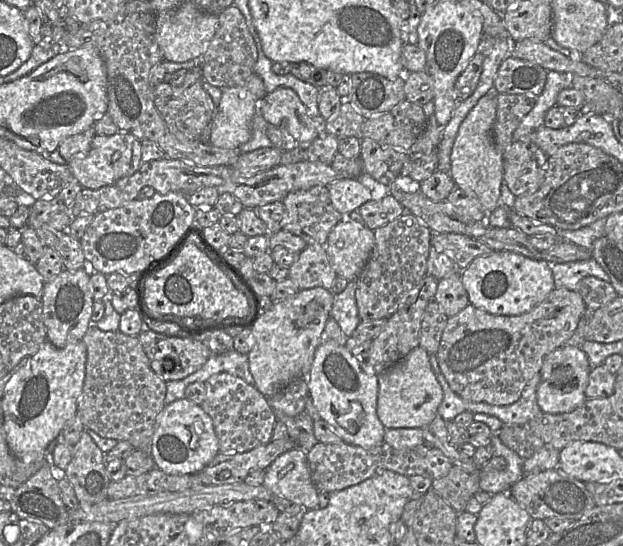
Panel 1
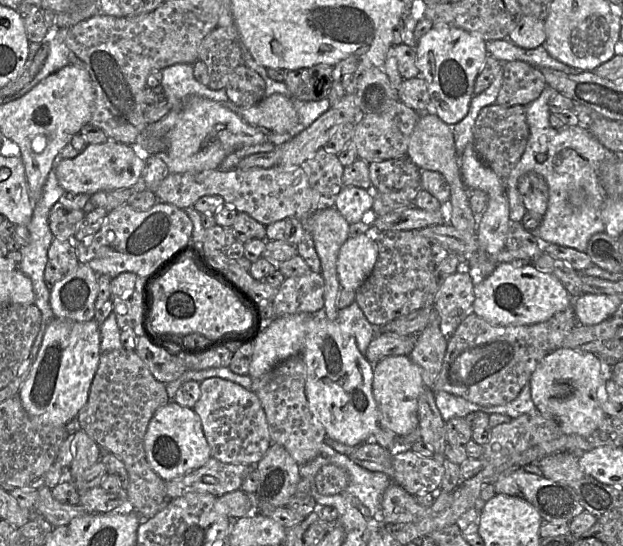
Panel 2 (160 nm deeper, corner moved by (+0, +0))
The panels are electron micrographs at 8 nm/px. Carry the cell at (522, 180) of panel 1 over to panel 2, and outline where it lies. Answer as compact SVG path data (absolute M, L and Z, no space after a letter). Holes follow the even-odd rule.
M528 172L519 178L518 191L527 212L542 221L548 204L548 186L544 178Z

